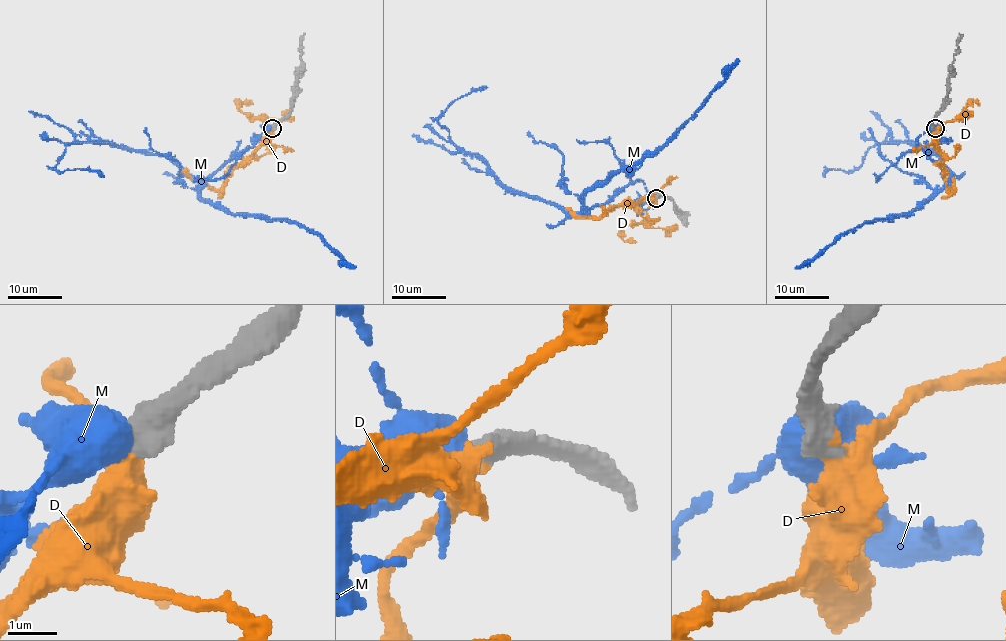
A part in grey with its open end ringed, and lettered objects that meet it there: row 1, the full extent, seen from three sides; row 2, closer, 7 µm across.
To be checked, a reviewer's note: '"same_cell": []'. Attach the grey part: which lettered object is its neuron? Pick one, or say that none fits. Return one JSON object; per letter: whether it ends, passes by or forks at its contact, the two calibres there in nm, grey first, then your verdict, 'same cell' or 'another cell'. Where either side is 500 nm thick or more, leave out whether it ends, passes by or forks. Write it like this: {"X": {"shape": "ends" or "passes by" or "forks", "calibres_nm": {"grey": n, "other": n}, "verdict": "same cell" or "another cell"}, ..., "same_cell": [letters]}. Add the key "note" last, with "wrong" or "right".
{"D": {"calibres_nm": {"grey": 650, "other": 320}, "verdict": "same cell"}, "M": {"calibres_nm": {"grey": 650, "other": 500}, "verdict": "another cell"}, "same_cell": ["D"], "note": "wrong"}

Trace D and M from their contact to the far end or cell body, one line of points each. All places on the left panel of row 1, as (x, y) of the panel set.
D: (273, 127), (219, 189), (194, 182), (182, 170)
M: (272, 127), (203, 179), (187, 176), (165, 156), (106, 142), (71, 142), (54, 167), (98, 171), (104, 176)

